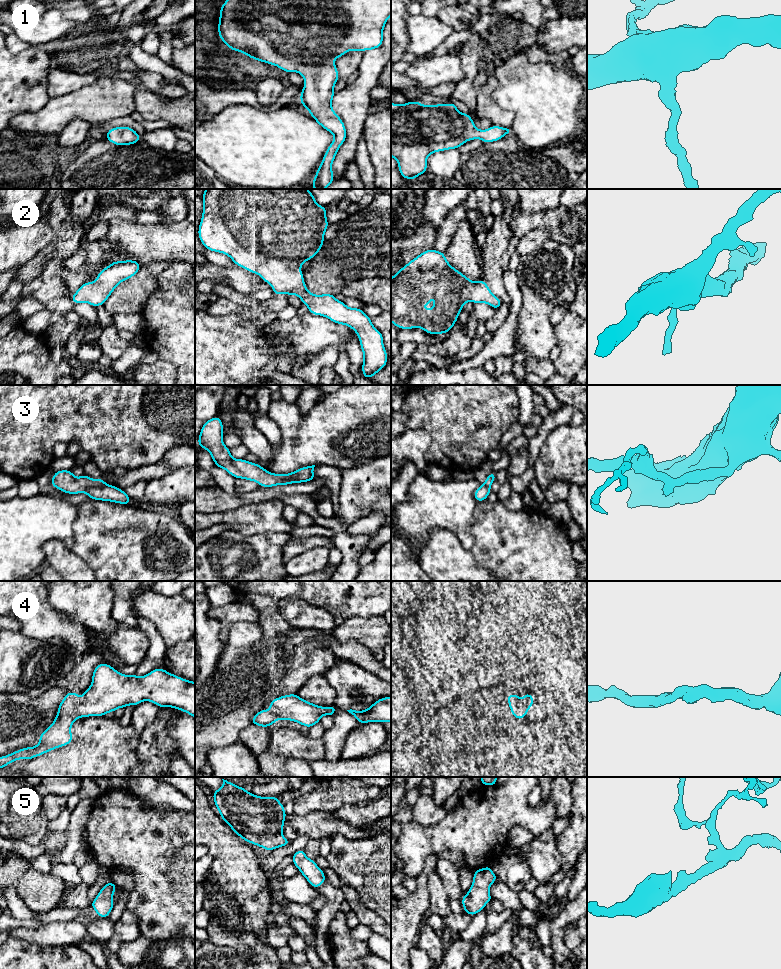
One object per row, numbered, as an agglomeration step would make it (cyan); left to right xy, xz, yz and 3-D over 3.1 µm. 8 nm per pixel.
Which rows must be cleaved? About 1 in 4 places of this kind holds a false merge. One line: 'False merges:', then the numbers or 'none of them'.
False merges: none of them

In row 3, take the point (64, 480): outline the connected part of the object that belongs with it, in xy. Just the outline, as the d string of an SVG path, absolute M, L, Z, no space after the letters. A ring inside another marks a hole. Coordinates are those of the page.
M59 470L51 478L53 487L67 494L85 493L91 500L109 501L128 505L131 498L113 485L106 484L102 478L92 479L83 474L75 477L71 470Z

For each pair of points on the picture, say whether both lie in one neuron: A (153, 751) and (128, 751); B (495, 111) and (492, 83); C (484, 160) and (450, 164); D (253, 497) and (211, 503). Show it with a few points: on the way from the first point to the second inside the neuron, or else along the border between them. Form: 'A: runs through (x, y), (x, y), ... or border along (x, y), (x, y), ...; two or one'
A: border along (140, 736), (136, 749), (137, 759); two
B: runs through (488, 104), (488, 90); one
C: border along (462, 153), (459, 167), (453, 177); two
D: runs through (243, 499), (238, 501), (221, 501); one

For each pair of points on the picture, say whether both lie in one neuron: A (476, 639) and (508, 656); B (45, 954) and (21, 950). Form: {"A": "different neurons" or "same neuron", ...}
{"A": "different neurons", "B": "same neuron"}

